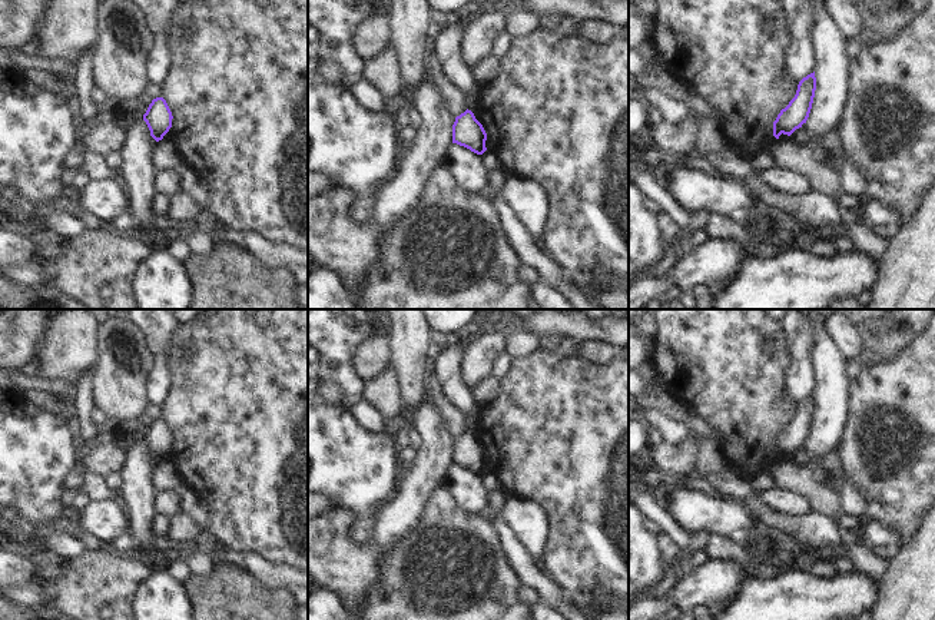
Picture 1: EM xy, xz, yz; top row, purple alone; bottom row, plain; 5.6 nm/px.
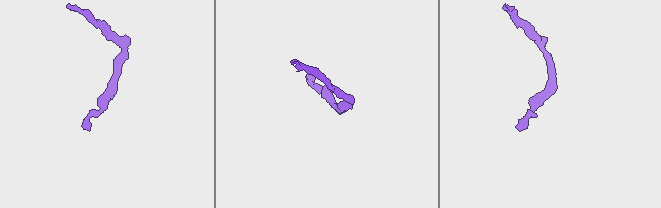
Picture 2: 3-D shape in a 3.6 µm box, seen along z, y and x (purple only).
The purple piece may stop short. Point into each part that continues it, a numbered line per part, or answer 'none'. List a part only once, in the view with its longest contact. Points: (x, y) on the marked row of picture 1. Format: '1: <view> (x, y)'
none

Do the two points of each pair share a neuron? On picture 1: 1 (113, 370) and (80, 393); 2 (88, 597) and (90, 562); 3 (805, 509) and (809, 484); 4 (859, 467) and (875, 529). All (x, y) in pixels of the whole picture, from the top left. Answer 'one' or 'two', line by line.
1: two
2: one
3: two
4: two

